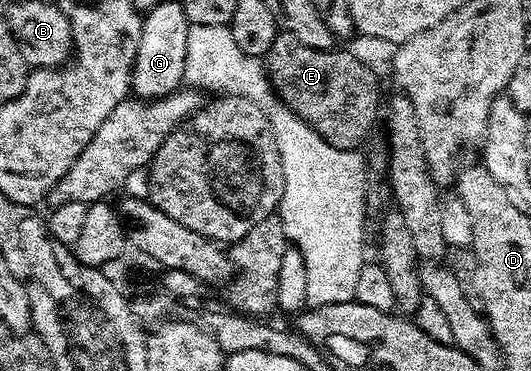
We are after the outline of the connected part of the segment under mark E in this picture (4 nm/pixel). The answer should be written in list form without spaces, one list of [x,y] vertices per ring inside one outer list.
[[[283,30],[276,33],[265,67],[276,95],[327,143],[338,150],[360,147],[375,122],[379,102],[377,76],[361,59],[341,50],[309,48]]]

